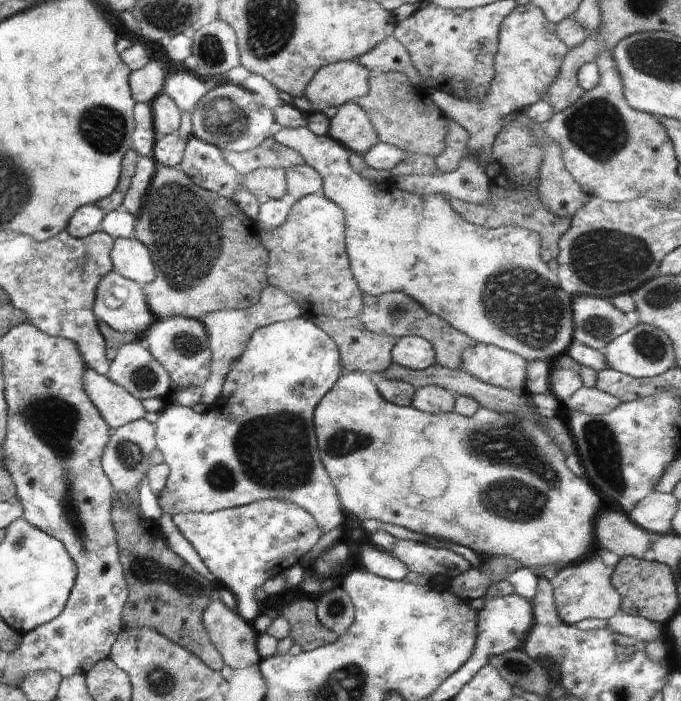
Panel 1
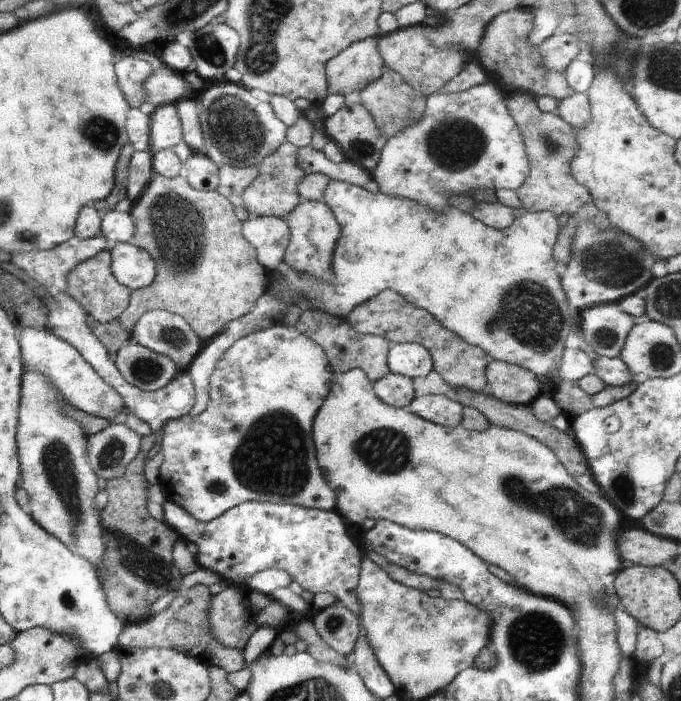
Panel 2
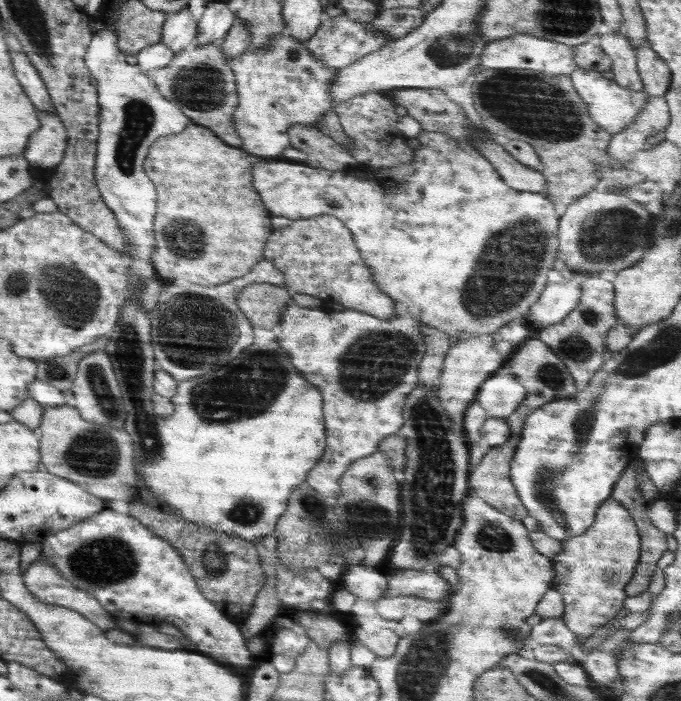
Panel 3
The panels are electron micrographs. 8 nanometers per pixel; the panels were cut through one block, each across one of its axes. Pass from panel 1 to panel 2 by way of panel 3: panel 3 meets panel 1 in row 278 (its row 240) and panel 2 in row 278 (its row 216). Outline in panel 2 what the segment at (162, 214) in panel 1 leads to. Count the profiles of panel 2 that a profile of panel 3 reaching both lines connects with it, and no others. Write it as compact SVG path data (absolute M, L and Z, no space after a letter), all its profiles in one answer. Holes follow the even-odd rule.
M183 173L172 178L154 175L134 204L126 207L135 222L135 233L129 243L147 250L157 270L150 286L131 292L128 308L118 318L129 331L143 314L162 309L184 318L204 344L216 336L227 322L249 313L256 300L272 288L271 272L258 262L255 249L243 235L243 222L235 215L232 203L218 191L196 190Z

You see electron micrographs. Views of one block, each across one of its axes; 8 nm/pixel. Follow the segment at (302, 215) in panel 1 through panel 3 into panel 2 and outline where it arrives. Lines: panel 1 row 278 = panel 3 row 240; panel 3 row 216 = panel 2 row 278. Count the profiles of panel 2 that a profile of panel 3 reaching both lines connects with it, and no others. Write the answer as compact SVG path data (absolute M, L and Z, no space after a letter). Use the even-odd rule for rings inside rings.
M301 201L298 206L285 216L290 227L289 243L283 258L284 268L291 269L299 275L330 283L335 278L332 268L333 254L341 228L330 207L320 201Z

